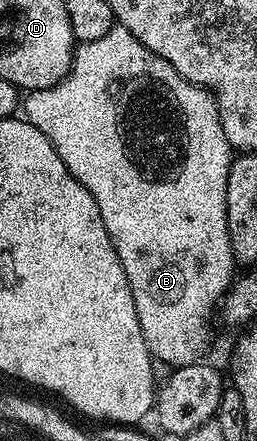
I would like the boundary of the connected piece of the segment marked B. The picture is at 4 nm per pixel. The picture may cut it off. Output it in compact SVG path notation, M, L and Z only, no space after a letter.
M121 26L108 30L96 42L79 43L70 73L56 87L30 92L27 97L25 119L50 139L72 178L96 198L106 228L114 216L150 216L150 200L154 200L154 256L122 263L132 290L136 318L140 318L140 330L151 357L159 365L182 368L185 364L199 363L210 348L210 319L213 316L215 319L216 305L236 276L226 221L232 149L228 138L224 138L214 97L185 80L164 58L152 54Z

